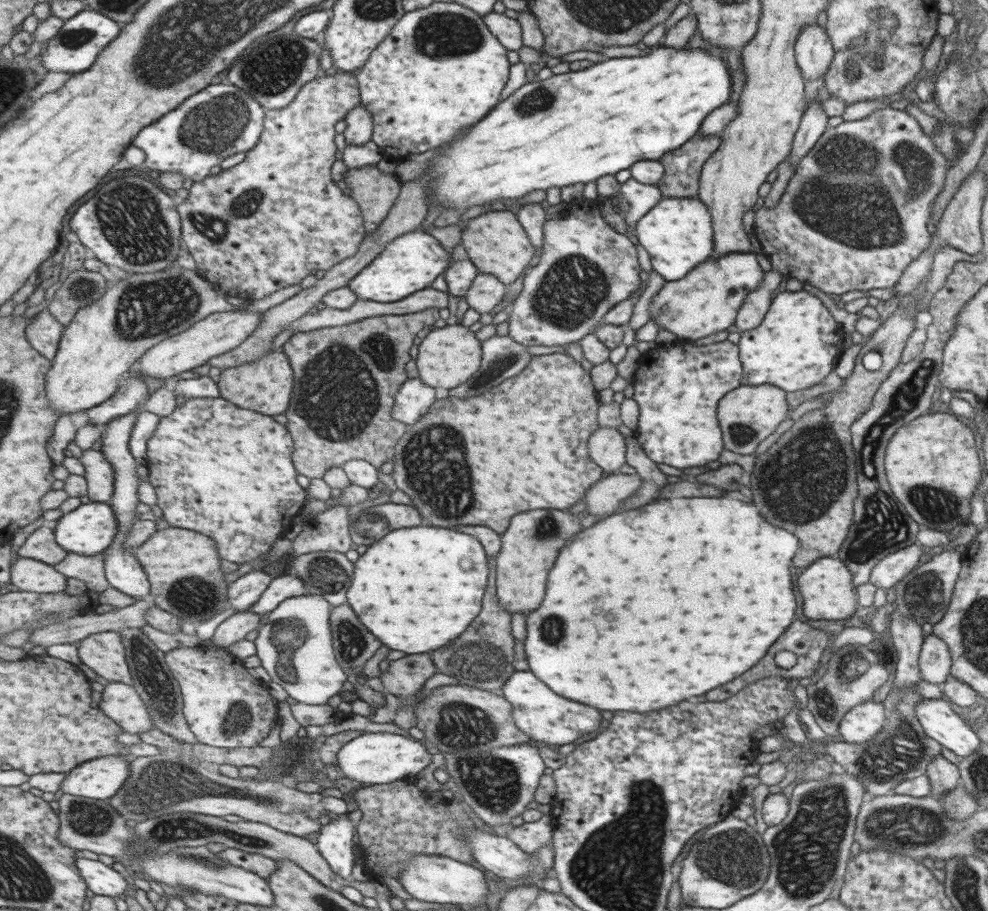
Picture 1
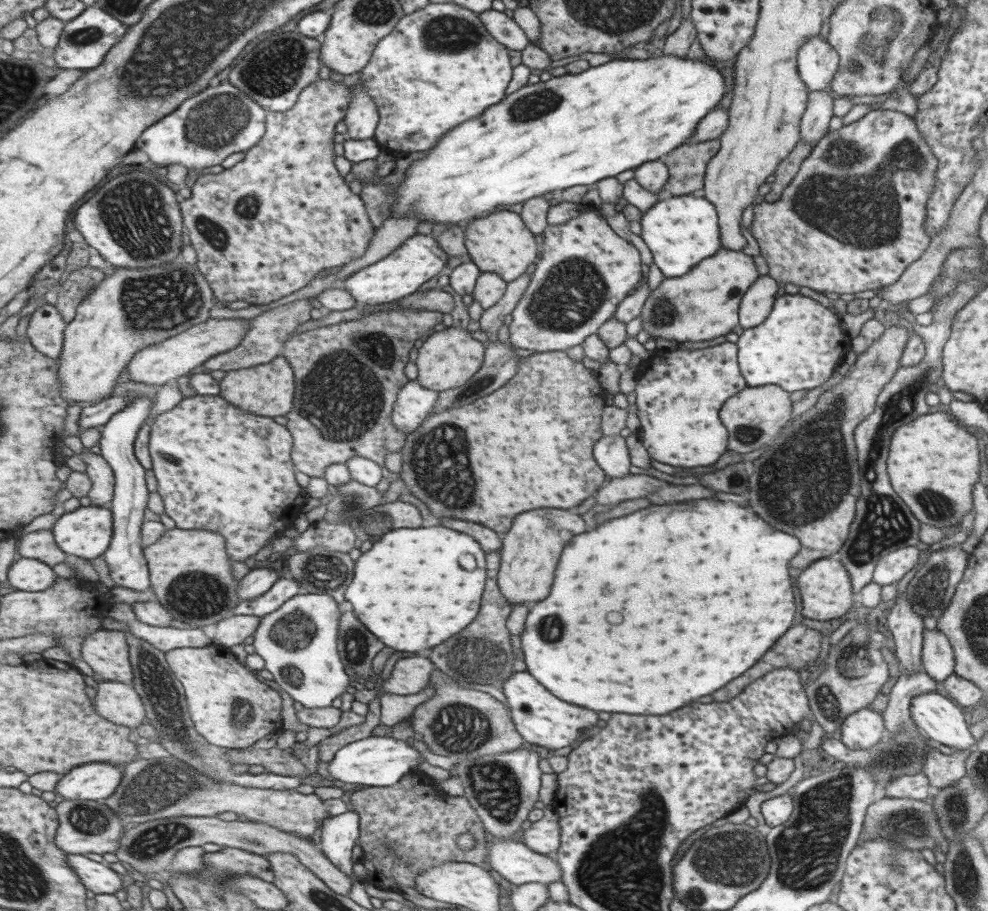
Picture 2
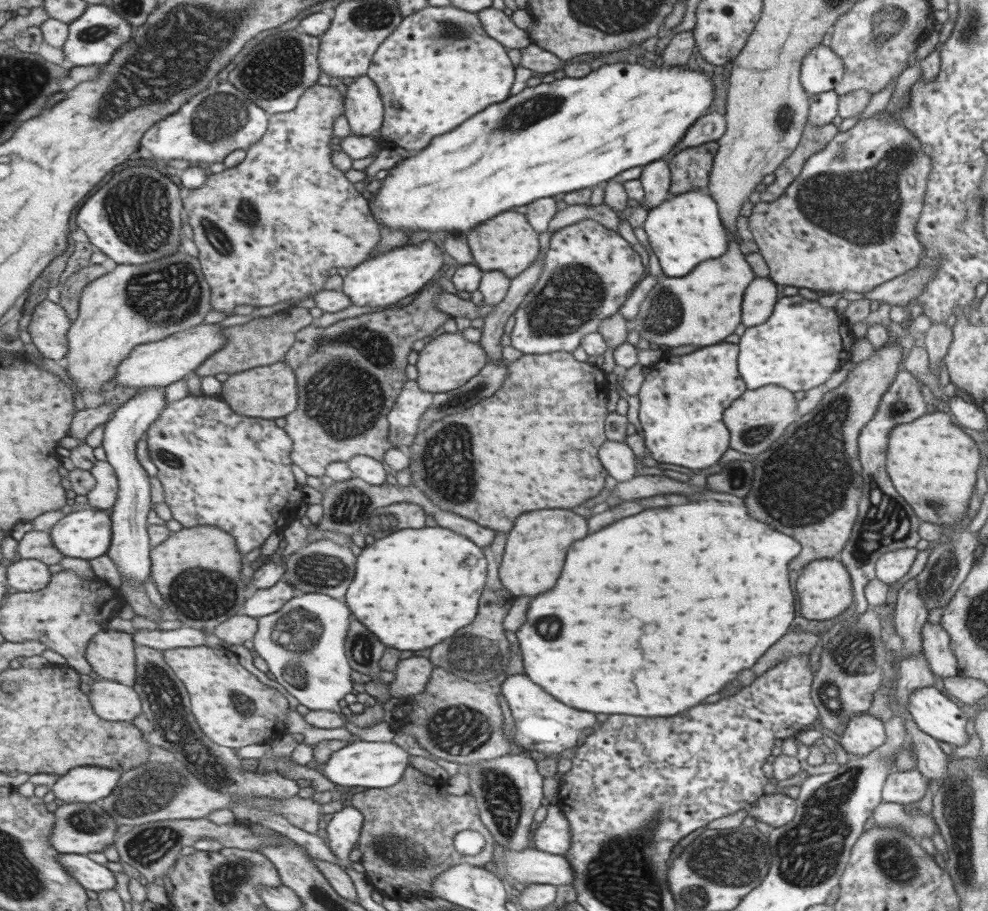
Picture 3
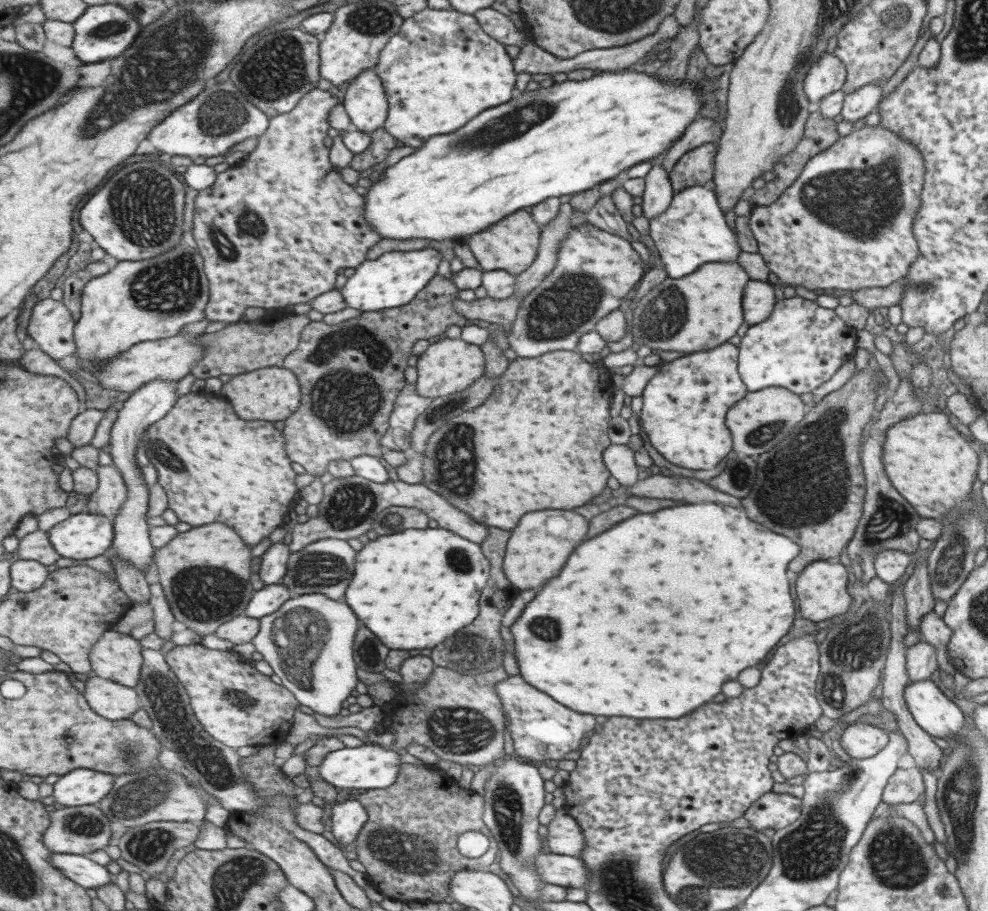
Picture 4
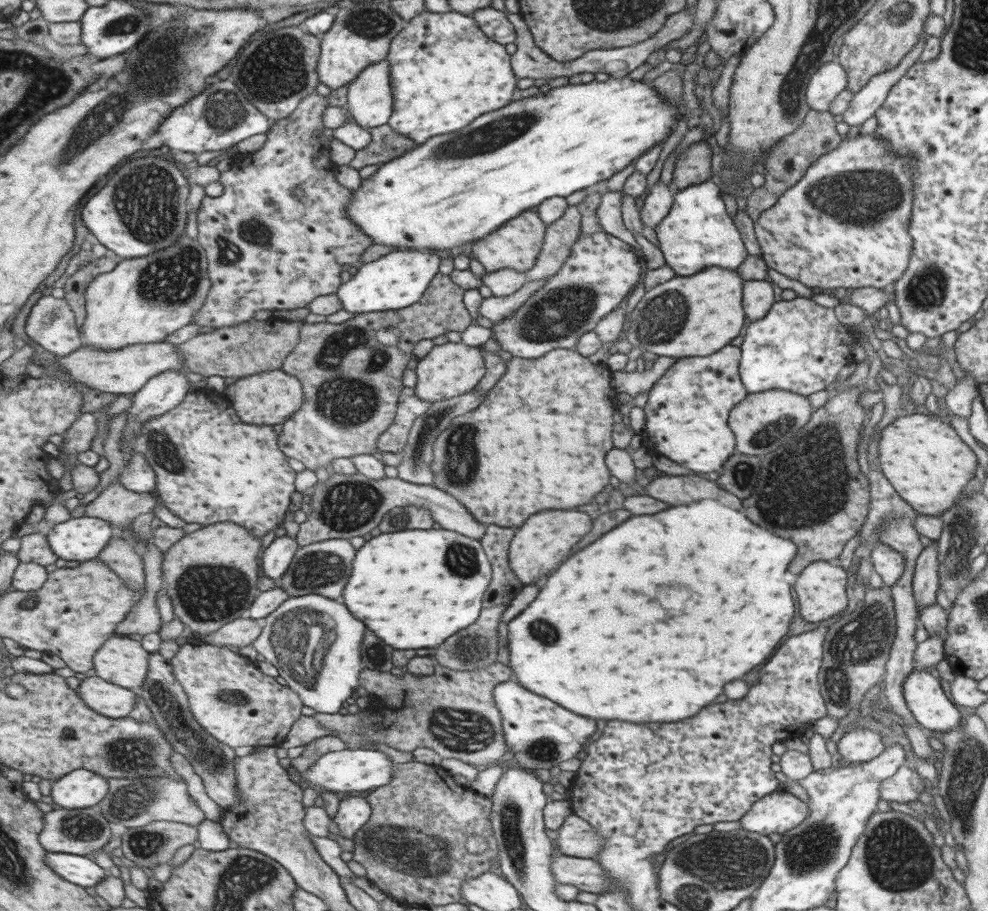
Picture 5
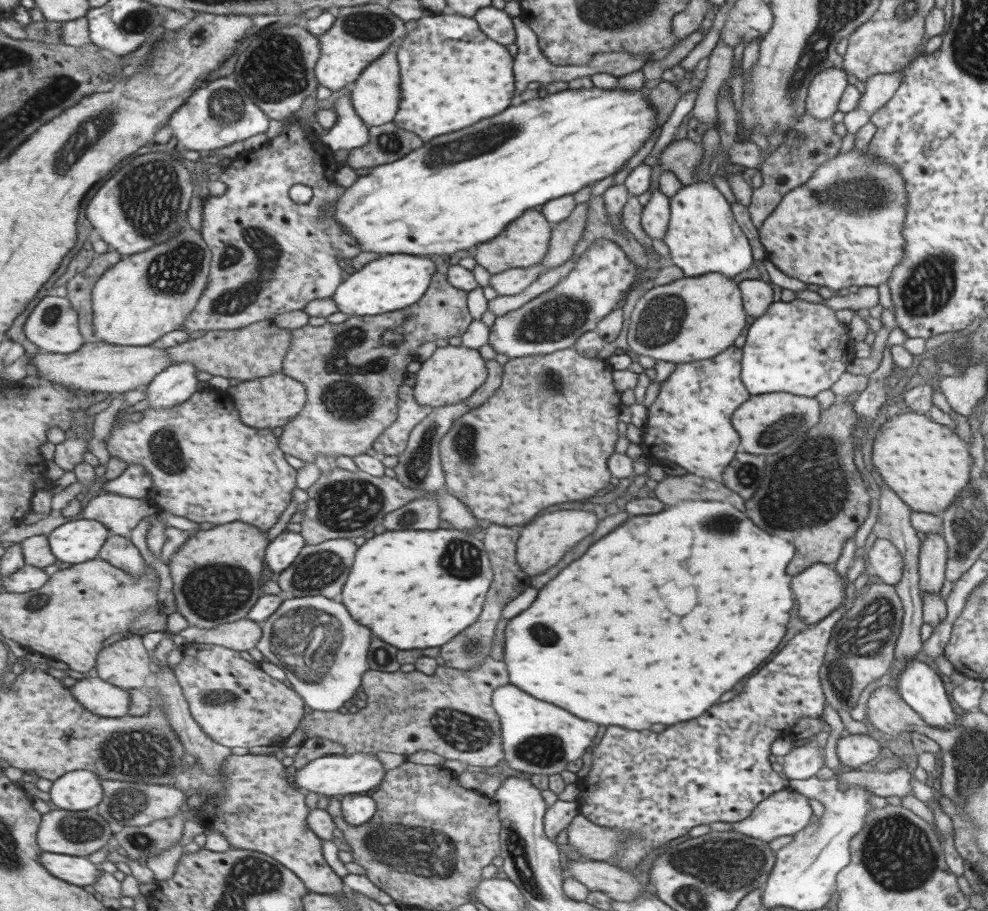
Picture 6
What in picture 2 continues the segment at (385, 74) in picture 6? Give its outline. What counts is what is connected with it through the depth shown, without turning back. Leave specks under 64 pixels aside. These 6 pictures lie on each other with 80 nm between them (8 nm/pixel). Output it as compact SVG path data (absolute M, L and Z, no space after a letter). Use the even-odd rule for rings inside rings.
M360 80L353 86L353 90L356 90L356 95L353 95L352 103L344 118L348 129L346 137L353 140L373 139L380 120L377 103Z

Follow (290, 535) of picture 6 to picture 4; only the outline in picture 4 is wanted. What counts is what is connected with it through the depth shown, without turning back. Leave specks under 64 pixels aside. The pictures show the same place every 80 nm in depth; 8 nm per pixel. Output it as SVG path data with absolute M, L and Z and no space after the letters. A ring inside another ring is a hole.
M281 541L270 545L262 555L262 562L258 575L268 584L281 583L288 572L289 560L292 556L290 544Z

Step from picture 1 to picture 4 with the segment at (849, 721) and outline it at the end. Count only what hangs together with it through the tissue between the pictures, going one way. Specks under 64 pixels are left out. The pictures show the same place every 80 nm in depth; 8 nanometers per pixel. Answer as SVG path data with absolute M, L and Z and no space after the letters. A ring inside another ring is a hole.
M856 720L843 723L843 733L838 741L847 756L861 760L876 755L888 742L888 735L877 726Z

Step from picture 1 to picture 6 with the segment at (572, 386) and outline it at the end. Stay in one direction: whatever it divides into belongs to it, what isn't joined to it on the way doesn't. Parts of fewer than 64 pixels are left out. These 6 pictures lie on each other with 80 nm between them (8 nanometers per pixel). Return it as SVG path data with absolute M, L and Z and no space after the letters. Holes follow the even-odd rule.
M573 347L548 355L509 359L503 365L501 388L491 396L493 400L487 400L481 408L457 418L451 430L439 441L437 450L439 462L443 464L447 492L457 496L457 500L463 502L475 518L511 527L529 522L531 516L543 508L563 504L565 498L567 502L579 502L602 491L611 476L605 464L615 452L617 440L615 426L619 414L619 394L611 379L611 368L607 362L585 357Z

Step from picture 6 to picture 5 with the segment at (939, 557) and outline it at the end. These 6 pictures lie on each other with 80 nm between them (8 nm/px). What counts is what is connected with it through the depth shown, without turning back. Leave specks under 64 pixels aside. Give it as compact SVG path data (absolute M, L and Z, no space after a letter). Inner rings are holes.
M937 539L925 546L915 560L912 578L913 596L918 608L918 614L923 607L935 603L935 592L939 584L937 574Z

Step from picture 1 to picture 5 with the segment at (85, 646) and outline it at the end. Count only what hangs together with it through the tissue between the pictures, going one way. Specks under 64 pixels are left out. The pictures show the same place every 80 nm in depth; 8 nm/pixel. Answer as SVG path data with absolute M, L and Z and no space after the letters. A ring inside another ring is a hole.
M113 635L96 654L96 675L127 689L144 685L150 669L151 653L139 640Z

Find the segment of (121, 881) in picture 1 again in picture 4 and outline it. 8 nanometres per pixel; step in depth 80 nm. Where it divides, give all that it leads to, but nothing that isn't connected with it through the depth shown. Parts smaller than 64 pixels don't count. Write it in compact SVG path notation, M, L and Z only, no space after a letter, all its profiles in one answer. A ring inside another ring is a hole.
M53 853L52 860L65 876L85 888L96 890L113 883L114 875L105 866L93 862L88 855Z

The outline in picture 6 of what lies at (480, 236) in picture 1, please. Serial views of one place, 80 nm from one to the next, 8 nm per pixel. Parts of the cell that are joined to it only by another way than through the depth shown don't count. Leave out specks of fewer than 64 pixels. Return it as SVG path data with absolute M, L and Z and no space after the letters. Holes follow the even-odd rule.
M528 209L511 222L495 238L487 243L478 244L471 252L477 265L482 266L490 275L499 274L507 269L533 267L541 262L551 245L552 225L540 213Z

